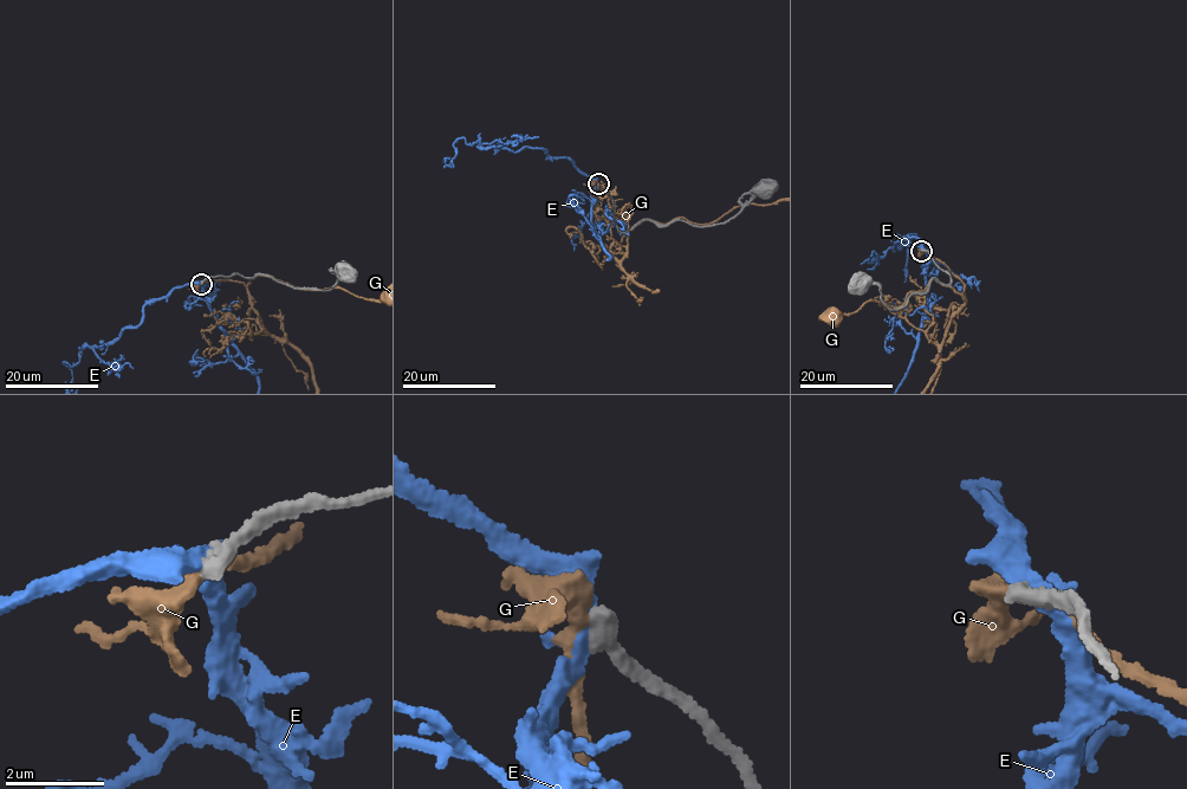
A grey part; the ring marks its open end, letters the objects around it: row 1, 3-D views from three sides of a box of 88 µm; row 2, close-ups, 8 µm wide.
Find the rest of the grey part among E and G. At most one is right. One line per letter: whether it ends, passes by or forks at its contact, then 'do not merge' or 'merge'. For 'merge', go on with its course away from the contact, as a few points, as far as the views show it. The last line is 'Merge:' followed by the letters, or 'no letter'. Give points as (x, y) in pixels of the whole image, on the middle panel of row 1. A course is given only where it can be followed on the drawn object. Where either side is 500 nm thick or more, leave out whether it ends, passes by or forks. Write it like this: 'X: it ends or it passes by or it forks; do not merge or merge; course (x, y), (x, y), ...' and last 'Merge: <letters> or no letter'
E: it forks; do not merge
G: it passes by; do not merge
Merge: no letter

